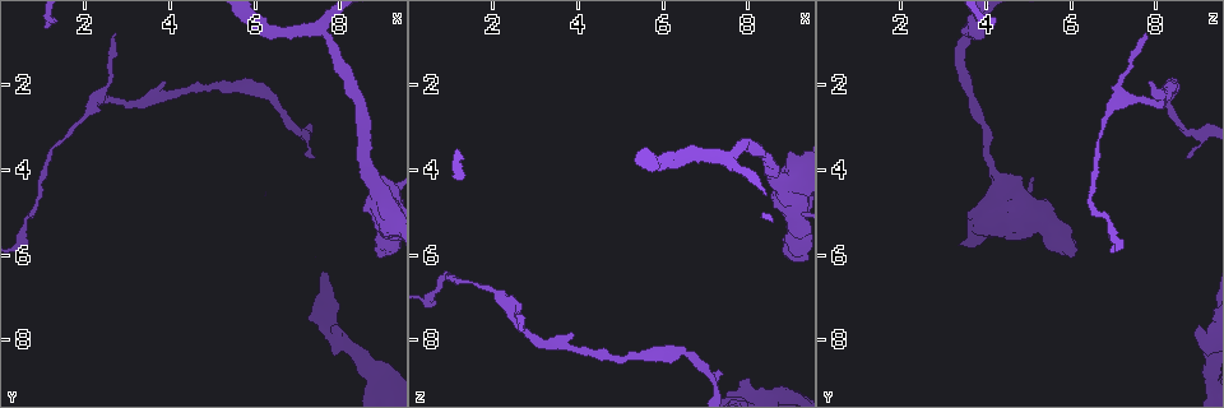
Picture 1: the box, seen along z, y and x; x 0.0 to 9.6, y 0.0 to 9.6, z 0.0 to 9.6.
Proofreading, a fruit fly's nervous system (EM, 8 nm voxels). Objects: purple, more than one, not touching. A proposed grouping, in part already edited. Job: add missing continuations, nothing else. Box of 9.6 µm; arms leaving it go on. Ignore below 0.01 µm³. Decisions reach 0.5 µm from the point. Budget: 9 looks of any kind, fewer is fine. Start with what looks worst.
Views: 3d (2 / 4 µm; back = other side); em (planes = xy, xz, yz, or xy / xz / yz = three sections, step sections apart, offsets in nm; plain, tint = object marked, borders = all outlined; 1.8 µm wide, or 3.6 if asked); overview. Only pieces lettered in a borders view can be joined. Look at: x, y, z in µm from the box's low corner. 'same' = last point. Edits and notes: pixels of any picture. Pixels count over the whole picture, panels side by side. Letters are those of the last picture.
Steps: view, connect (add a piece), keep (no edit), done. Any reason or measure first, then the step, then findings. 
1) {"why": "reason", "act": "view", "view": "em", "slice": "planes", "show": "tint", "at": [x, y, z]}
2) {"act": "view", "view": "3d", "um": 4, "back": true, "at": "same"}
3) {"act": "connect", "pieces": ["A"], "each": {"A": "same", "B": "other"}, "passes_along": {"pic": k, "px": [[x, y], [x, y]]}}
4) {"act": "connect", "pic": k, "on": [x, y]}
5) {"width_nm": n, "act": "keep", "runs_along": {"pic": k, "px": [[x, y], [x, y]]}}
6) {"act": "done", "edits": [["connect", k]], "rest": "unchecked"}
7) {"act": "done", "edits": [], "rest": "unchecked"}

{"why": "branch stops here", "act": "view", "view": "3d", "um": 2, "back": true, "at": [3.90, 1.95, 7.85]}

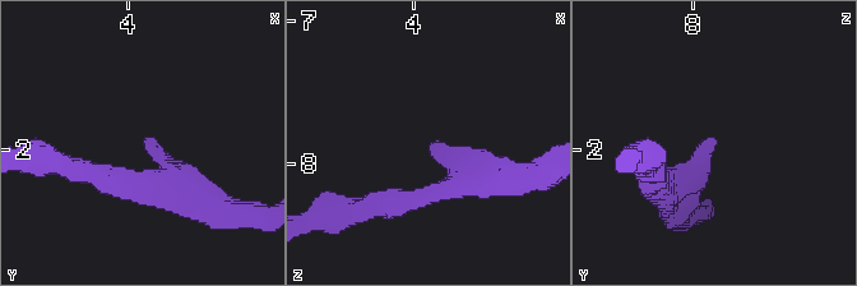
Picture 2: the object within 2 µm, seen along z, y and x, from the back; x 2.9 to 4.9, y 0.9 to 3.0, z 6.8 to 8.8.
{"why": "shape alone is not enough", "act": "view", "view": "em", "slice": "planes", "show": "borders", "at": [3.86, 1.90, 7.84]}

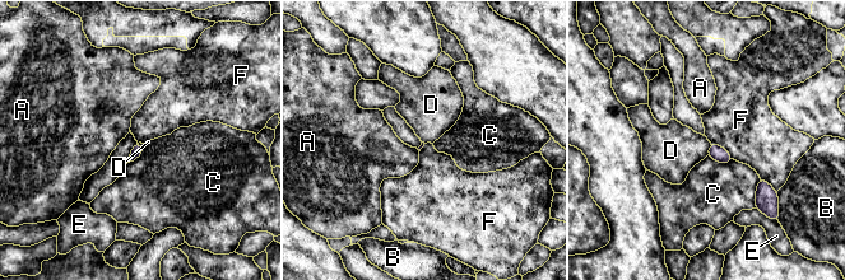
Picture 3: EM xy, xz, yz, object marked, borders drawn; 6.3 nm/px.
{"act": "keep", "each": {"A": "other", "B": "other", "C": "other", "D": "other", "E": "other", "F": "other"}, "border": {"pic": 3, "px": [[710, 143], [707, 154]]}, "found": "none of them fits"}

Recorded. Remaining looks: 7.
{"why": "branch stops here", "act": "view", "view": "3d", "um": 4, "at": [7.85, 7.70, 9.05]}

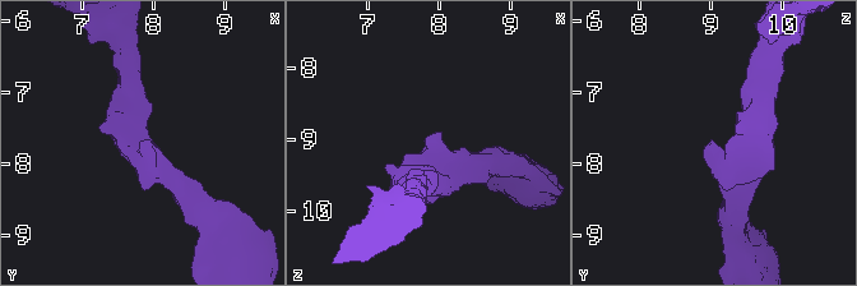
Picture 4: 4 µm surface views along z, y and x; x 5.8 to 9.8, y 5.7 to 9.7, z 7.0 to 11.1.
{"act": "view", "view": "em", "slice": "xz", "step": 8, "show": "plain", "at": [7.80, 7.70, 9.10]}

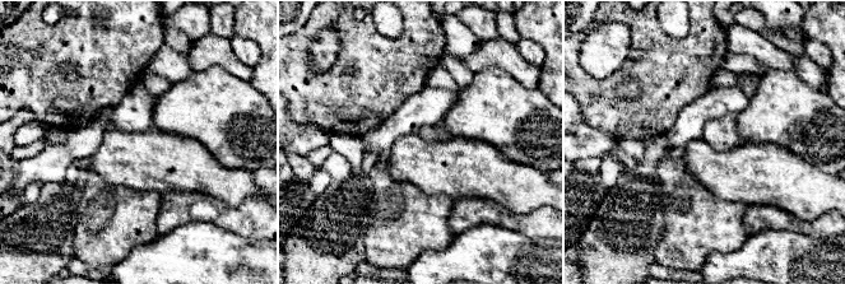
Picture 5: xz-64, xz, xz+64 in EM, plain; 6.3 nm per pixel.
{"why": "see the neighbours", "act": "view", "view": "em", "slice": "xz", "step": 8, "show": "borders", "at": "same"}

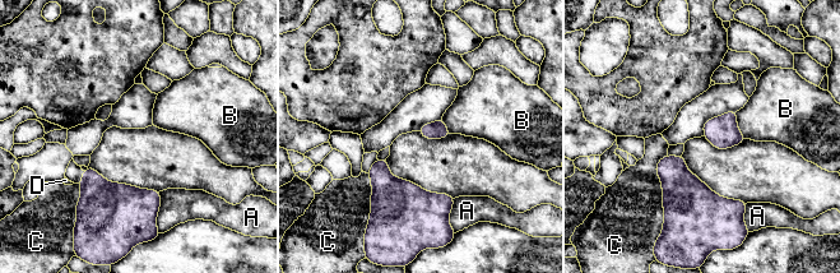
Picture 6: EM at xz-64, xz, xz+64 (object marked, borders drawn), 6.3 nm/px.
{"act": "keep", "each": {"A": "other", "B": "other", "C": "other", "D": "other"}, "found": "none of them fits"}

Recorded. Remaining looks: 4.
{"why": "sudden change in width", "act": "view", "view": "em", "um": 3.6, "slice": "xz", "step": 4, "show": "tint", "at": [9.05, 5.75, 5.85]}

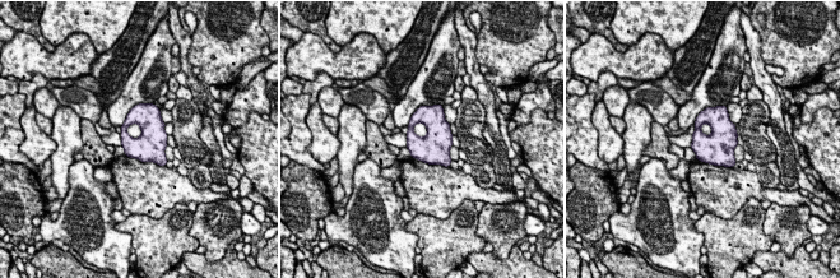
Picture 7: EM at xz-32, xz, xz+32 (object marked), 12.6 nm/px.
{"why": "cut it another way", "act": "view", "view": "em", "um": 3.6, "slice": "planes", "show": "borders", "at": "same"}

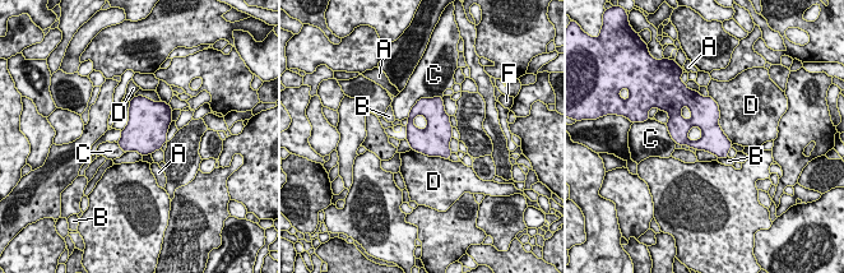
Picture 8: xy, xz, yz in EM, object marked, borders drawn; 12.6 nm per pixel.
{"width_nm": 320, "act": "keep", "each": {"A": "other", "B": "other", "C": "other", "D": "other", "F": "other"}, "border": {"pic": 8, "px": [[709, 96], [732, 144]]}, "found": "none of them fits"}

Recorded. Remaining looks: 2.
{"why": "two arms in line, one across", "act": "view", "view": "3d", "um": 2, "at": [2.25, 2.35, 7.20]}

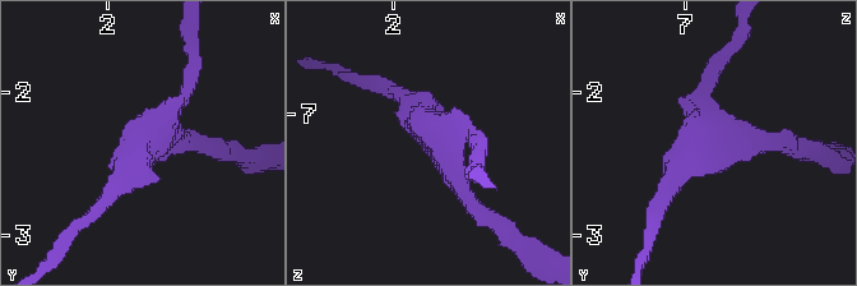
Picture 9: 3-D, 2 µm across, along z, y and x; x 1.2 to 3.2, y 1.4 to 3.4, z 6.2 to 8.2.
{"arms": 3, "act": "view", "view": "em", "slice": "planes", "show": "borders", "at": [2.30, 2.38, 7.18]}

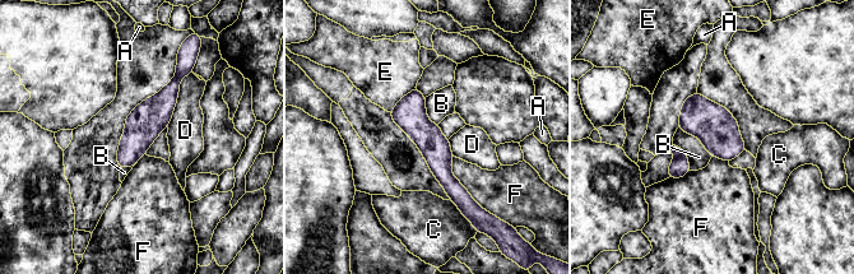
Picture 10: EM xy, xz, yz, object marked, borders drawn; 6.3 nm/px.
{"act": "keep", "each": {"A": "other", "B": "other", "C": "other", "D": "other", "E": "other", "F": "other"}, "border": {"pic": 10, "px": [[678, 128], [694, 134], [713, 156]]}, "found": "no lettered piece goes on from it"}

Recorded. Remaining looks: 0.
{"act": "done", "edits": [], "rest": "unchecked"}

